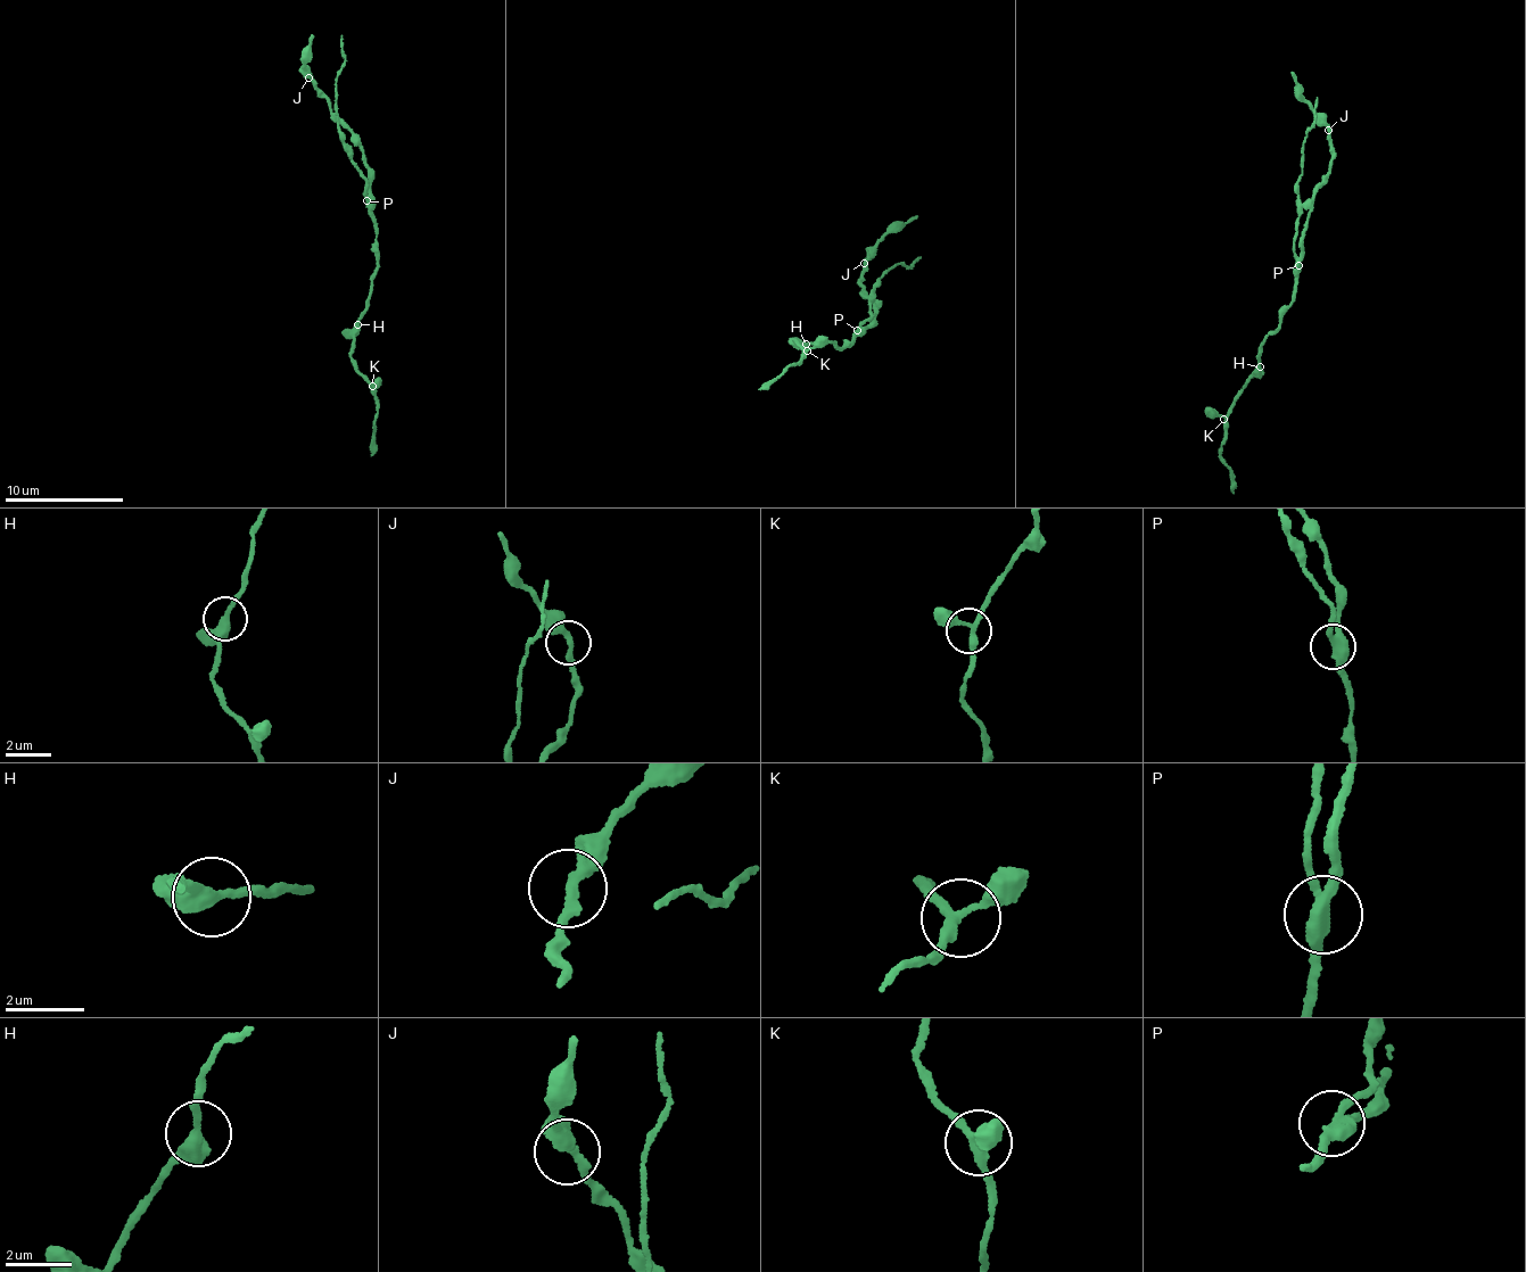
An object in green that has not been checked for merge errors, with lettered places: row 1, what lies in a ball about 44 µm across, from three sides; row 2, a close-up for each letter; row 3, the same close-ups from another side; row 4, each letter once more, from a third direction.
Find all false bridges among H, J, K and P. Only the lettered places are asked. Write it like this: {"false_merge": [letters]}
{"false_merge": ["P"]}

